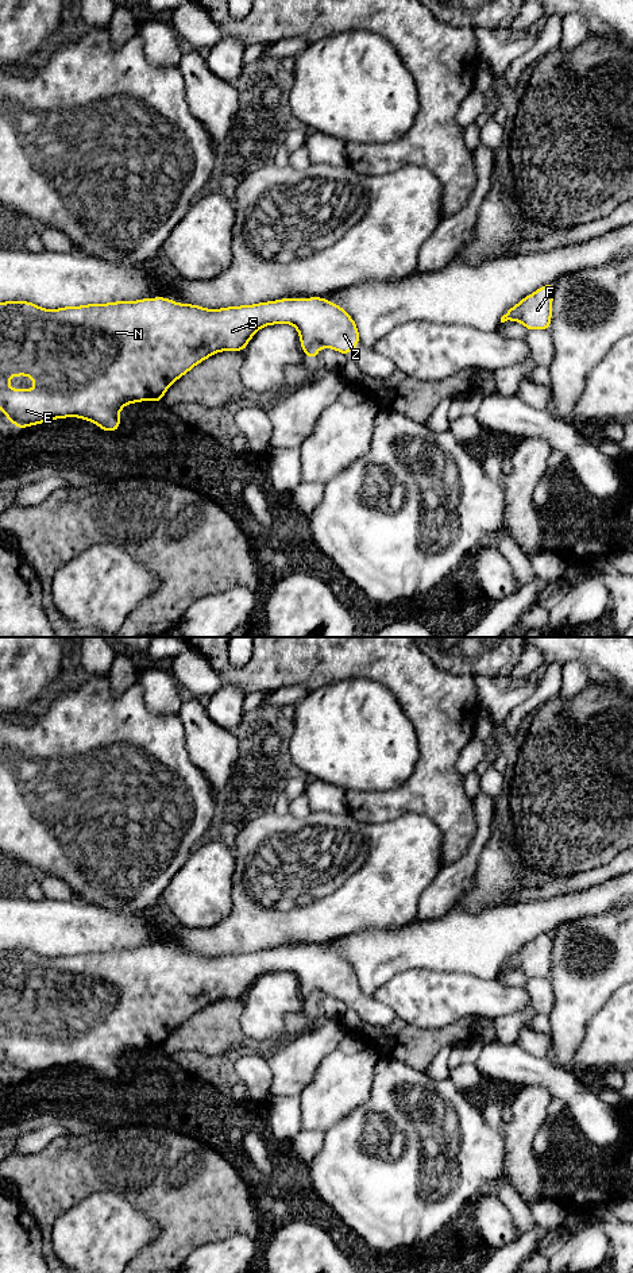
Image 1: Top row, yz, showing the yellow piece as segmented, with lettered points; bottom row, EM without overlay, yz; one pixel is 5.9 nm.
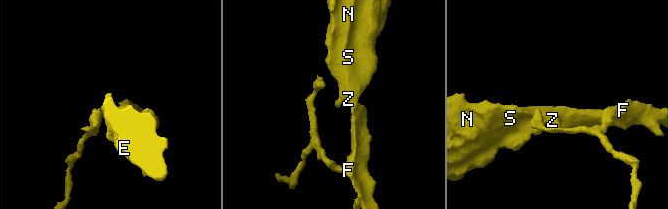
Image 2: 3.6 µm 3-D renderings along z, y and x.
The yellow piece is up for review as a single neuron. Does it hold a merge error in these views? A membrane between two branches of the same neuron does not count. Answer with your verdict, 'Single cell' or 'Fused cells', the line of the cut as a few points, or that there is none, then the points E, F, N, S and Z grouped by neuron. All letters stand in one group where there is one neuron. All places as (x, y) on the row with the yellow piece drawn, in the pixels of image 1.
Single cell. No split. Groups: E F N S Z

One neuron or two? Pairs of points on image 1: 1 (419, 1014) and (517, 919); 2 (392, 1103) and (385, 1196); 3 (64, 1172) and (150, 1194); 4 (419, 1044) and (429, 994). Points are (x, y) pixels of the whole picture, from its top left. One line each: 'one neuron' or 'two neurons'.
1: two neurons
2: one neuron
3: one neuron
4: two neurons

